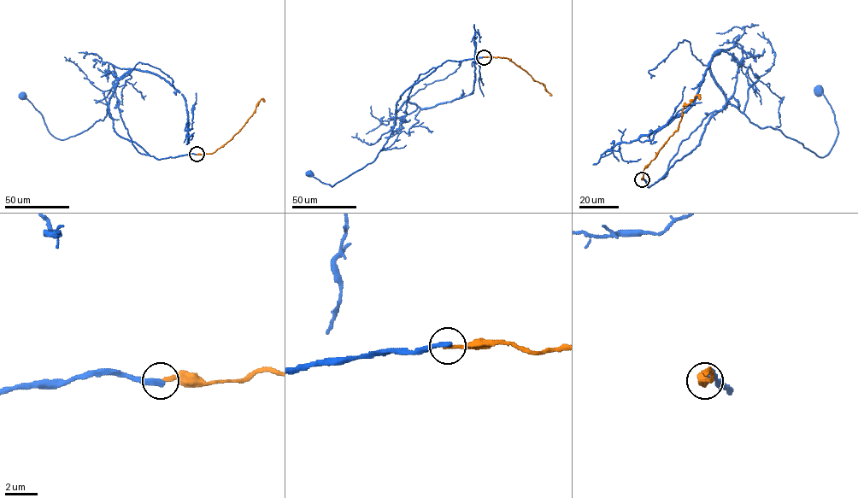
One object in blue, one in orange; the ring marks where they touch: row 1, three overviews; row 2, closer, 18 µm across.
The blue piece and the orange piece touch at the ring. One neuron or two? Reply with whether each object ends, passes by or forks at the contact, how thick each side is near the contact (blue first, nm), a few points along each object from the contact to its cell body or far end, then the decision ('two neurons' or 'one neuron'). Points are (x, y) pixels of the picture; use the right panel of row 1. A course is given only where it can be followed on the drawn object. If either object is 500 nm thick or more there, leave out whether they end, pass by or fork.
blue ends there; orange ends there; 360 nm thick on the blue side, 240 nm on the other; blue runs (642, 178), (648, 187), (656, 182), (729, 103), (825, 156), (837, 129), (819, 90); orange runs (642, 178), (644, 167), (678, 130), (684, 107), (696, 96), (700, 99); two neurons

